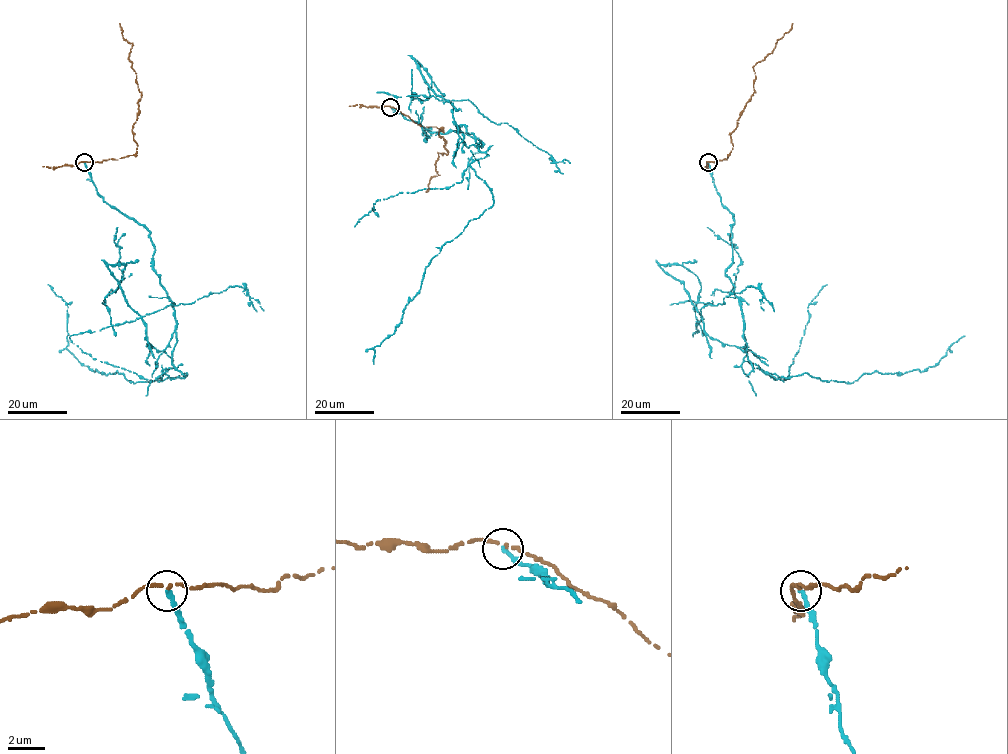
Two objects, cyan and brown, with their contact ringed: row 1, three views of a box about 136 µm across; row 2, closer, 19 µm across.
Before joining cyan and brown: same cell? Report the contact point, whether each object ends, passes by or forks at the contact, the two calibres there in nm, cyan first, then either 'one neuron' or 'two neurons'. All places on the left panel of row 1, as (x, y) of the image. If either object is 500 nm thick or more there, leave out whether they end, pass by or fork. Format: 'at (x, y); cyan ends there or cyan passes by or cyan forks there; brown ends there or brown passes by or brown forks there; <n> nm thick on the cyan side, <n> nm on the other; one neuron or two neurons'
at (84, 162); cyan ends there; brown passes by; 240 nm thick on the cyan side, 190 nm on the other; two neurons

